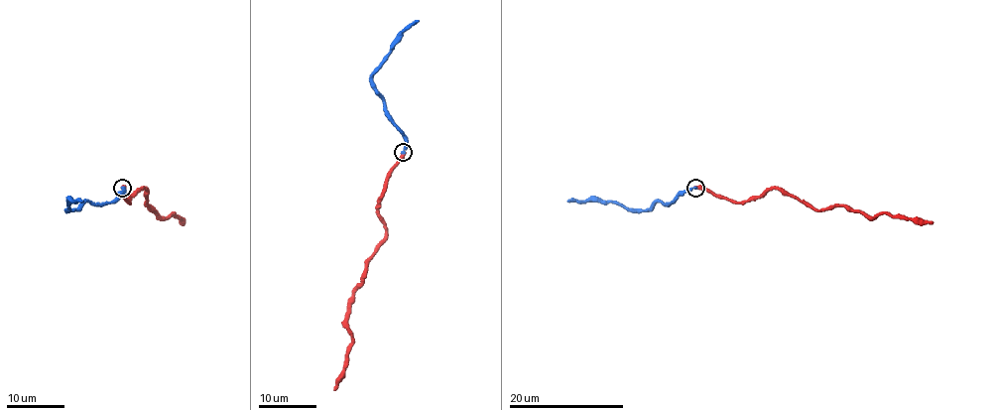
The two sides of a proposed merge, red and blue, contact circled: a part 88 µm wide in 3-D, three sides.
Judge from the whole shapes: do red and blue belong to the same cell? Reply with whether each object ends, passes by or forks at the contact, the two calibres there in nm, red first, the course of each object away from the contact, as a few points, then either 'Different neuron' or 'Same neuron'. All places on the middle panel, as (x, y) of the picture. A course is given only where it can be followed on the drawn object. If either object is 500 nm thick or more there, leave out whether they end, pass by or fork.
At the ring red ends. At the ring blue ends. Thickness 480 nm (red) against 260 nm. Course of red: (404, 153), (382, 192), (378, 217), (385, 239), (353, 292), (348, 329), (351, 348), (344, 377), (333, 390). Course of blue: (403, 153), (405, 134), (393, 121), (383, 96), (375, 90), (372, 71), (394, 42), (419, 20). Same neuron

